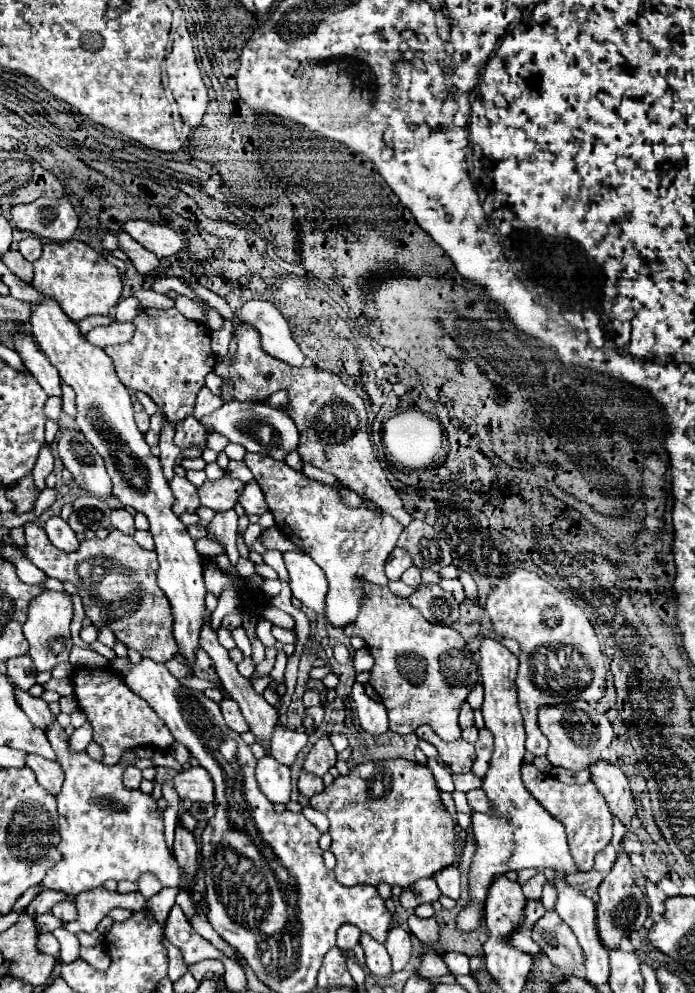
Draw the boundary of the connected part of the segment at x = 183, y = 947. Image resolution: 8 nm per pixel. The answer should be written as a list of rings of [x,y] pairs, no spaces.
[[[174,905],[170,909],[164,929],[166,929],[164,931],[166,939],[182,951],[186,965],[198,963],[202,959],[216,959],[218,957],[218,949],[212,947],[204,937],[200,937],[192,929],[188,917],[184,915],[184,911],[178,905]]]

